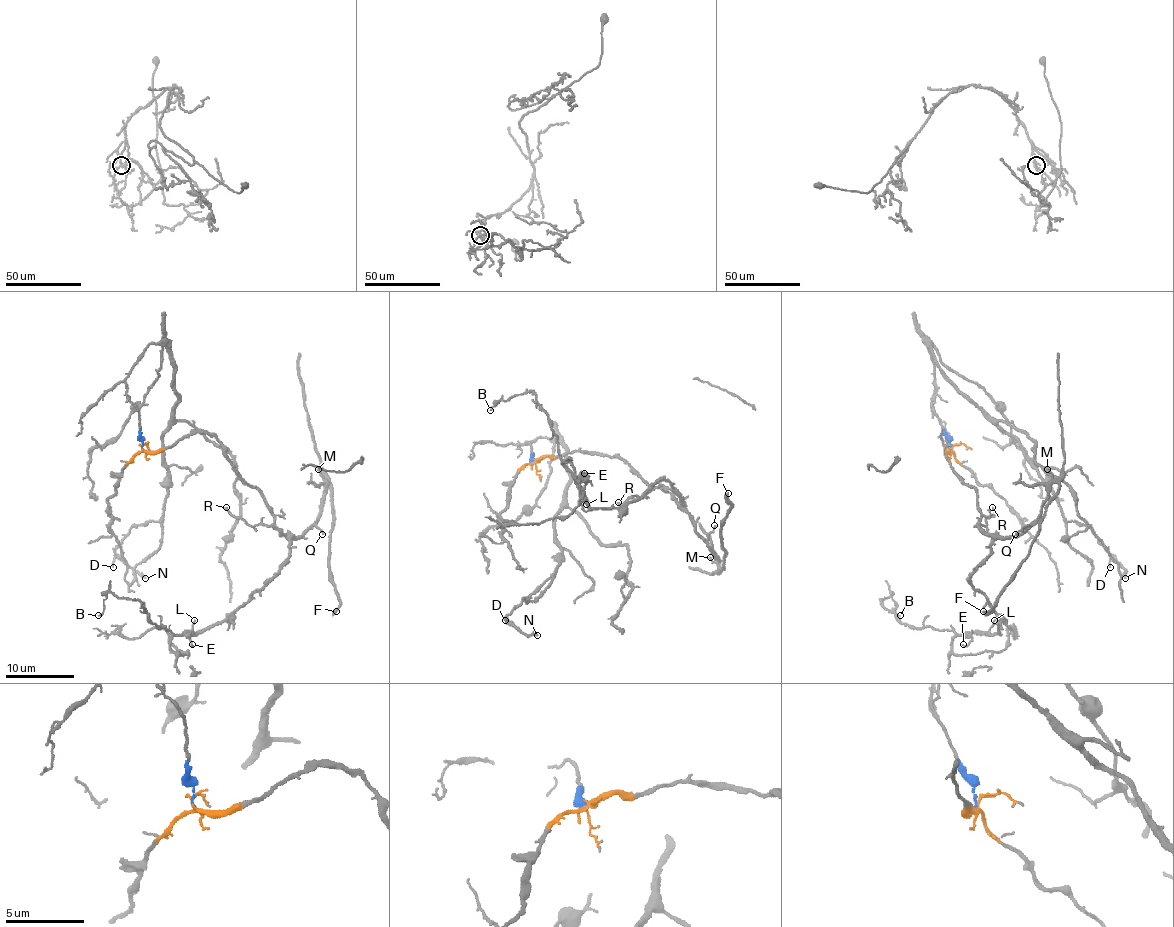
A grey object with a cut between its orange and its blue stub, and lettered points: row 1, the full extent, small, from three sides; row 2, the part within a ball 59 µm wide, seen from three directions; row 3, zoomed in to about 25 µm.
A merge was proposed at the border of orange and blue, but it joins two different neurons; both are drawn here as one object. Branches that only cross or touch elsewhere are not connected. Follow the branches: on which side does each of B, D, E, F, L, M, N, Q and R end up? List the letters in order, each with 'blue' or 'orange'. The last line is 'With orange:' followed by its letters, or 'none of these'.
B: orange
D: blue
E: orange
F: orange
L: orange
M: orange
N: blue
Q: orange
R: orange
With orange: B, E, F, L, M, Q, R

